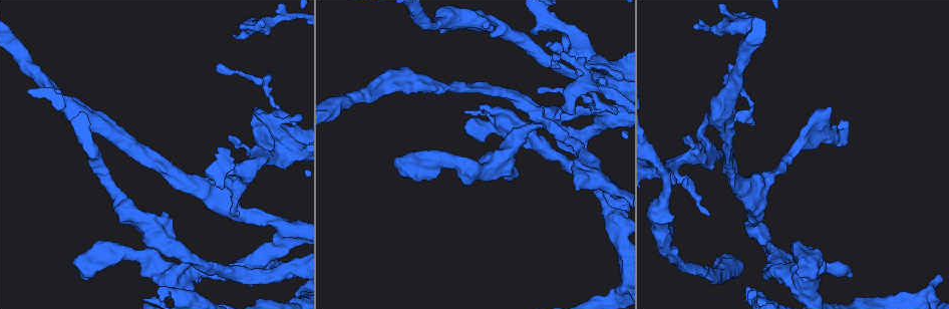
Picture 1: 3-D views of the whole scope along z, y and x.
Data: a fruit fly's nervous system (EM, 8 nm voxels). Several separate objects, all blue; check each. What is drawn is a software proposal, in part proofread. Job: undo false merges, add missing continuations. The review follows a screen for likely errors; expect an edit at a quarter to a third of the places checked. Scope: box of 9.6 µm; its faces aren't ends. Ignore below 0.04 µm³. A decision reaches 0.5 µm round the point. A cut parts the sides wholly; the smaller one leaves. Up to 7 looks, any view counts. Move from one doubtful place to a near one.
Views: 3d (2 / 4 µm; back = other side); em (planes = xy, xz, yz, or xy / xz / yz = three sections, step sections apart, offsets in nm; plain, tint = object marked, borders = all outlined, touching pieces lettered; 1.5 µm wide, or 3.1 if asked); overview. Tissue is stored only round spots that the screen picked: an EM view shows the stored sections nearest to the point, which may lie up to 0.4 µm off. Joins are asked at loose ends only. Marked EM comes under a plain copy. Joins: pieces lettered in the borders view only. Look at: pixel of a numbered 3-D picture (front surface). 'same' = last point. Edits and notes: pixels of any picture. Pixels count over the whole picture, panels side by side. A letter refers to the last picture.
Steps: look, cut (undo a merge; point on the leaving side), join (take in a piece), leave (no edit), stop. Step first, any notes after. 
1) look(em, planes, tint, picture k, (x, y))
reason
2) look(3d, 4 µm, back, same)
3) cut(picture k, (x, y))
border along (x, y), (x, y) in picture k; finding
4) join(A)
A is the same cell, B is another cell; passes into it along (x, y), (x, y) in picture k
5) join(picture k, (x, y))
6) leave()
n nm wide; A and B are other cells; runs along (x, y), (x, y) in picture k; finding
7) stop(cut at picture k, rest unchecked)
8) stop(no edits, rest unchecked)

look(em, planes, borders, picture 1, (539, 90))
end of a long branch

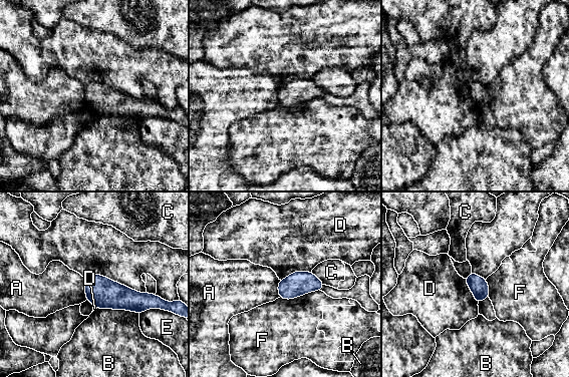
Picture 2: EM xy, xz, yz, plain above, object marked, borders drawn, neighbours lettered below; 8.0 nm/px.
leave()
A, B, C, D, E and F are other cells; border along (311, 271), (294, 271), (280, 280) in picture 2; no lettered piece goes on from it

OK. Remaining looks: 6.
look(3d, 2 µm, picture 1, (693, 27))
an open end

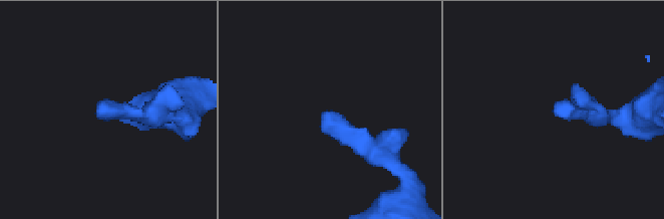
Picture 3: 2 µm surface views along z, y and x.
look(em, planes, borders, picture 3, (331, 109))

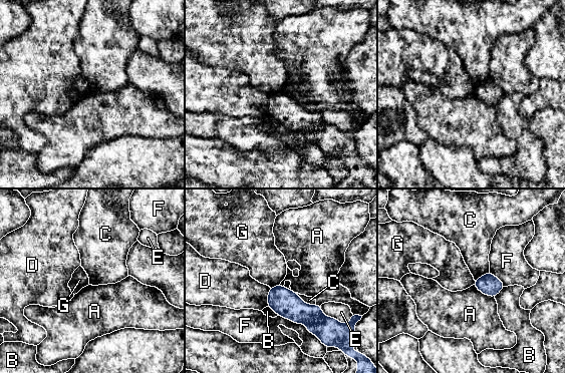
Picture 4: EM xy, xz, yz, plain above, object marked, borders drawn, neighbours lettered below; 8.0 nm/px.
leave()
F touches over 420 nm; A, B, C, D, E, F and G are other cells; no lettered piece goes on from it

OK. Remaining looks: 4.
look(em, yz, step 8, borders, picture 1, (573, 151))
branch stops here

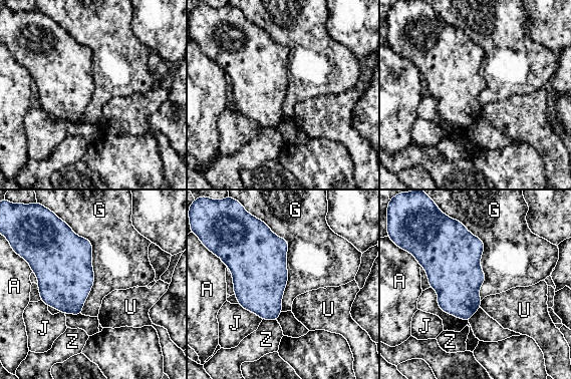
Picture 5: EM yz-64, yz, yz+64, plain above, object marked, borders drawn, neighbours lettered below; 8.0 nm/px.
look(em, planes, borders, same)
cut it another way

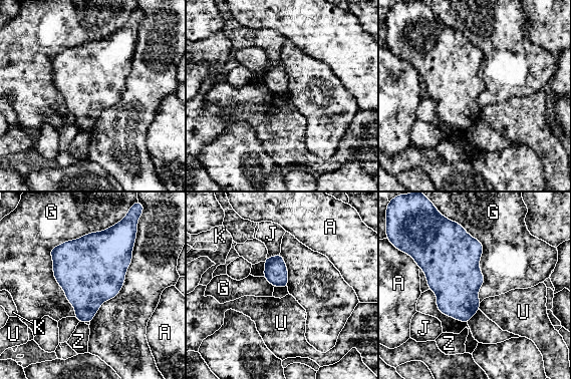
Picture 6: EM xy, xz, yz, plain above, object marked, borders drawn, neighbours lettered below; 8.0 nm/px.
leave()
A, G, J, K, U and Z are other cells; border along (124, 216), (50, 250), (74, 316) in picture 6; none of them fits

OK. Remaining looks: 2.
stop(no edits, rest unchecked)

